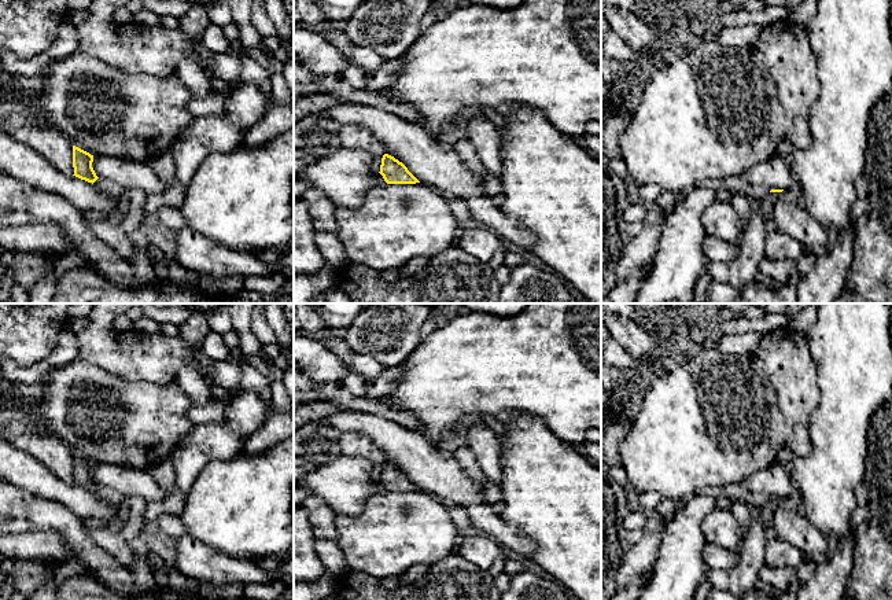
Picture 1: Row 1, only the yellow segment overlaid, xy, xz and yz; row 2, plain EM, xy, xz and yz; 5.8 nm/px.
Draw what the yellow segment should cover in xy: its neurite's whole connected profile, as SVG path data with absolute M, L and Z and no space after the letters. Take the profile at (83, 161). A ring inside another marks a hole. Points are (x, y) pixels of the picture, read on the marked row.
M73 146L73 176L92 183L100 192L107 194L110 198L119 199L124 194L124 188L107 178L97 177L92 168L92 162L93 155Z

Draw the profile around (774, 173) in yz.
M778 155L771 157L766 162L756 163L740 174L751 185L767 187L770 189L789 189L795 183L789 162L785 162Z

